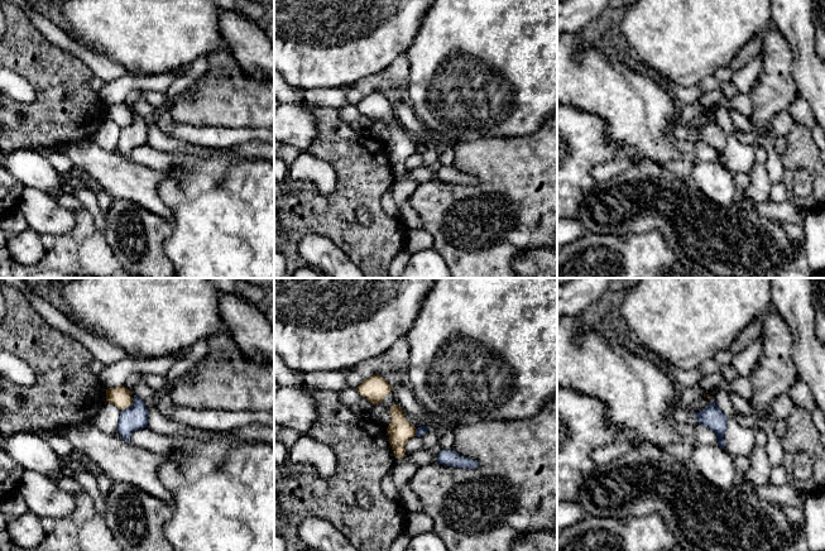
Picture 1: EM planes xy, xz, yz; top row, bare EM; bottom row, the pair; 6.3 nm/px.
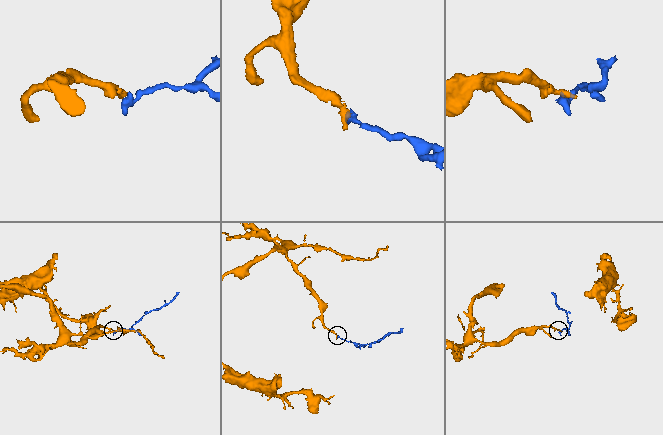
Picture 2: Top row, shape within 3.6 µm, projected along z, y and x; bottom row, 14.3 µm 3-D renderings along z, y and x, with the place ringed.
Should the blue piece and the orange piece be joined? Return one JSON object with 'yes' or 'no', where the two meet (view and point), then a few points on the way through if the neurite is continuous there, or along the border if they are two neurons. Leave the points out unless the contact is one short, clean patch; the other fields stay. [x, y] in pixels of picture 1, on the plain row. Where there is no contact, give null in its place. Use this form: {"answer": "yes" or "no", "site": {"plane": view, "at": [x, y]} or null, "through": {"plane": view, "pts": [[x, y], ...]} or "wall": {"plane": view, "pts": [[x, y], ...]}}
{"answer": "no", "site": {"plane": "xy", "at": [133, 120]}, "wall": {"plane": "xy", "pts": [[133, 115], [129, 124]]}}

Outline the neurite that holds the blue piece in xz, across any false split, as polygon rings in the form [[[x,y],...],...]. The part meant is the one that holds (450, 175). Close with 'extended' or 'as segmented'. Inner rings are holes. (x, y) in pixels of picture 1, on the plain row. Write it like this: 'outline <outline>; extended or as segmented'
outline [[[442,167],[437,172],[437,179],[462,186],[476,186],[479,183],[476,177],[462,174],[455,167]]]; as segmented

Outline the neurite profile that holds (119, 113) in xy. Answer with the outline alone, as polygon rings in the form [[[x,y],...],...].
[[[124,102],[109,105],[105,110],[105,119],[110,119],[123,128],[133,121],[131,109]]]

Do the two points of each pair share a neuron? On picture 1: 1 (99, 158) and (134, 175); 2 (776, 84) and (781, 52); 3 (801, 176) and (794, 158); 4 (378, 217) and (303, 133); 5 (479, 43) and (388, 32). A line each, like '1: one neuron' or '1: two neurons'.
1: one neuron
2: one neuron
3: two neurons
4: two neurons
5: two neurons

